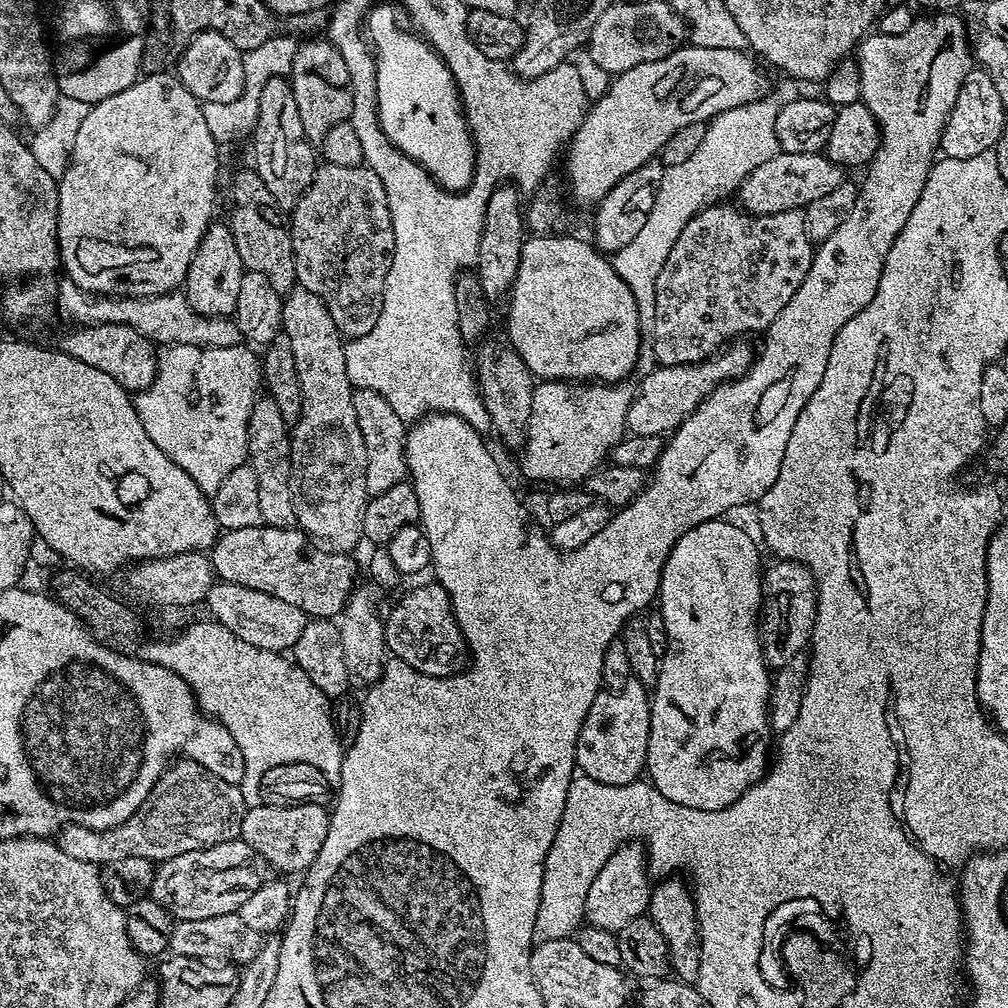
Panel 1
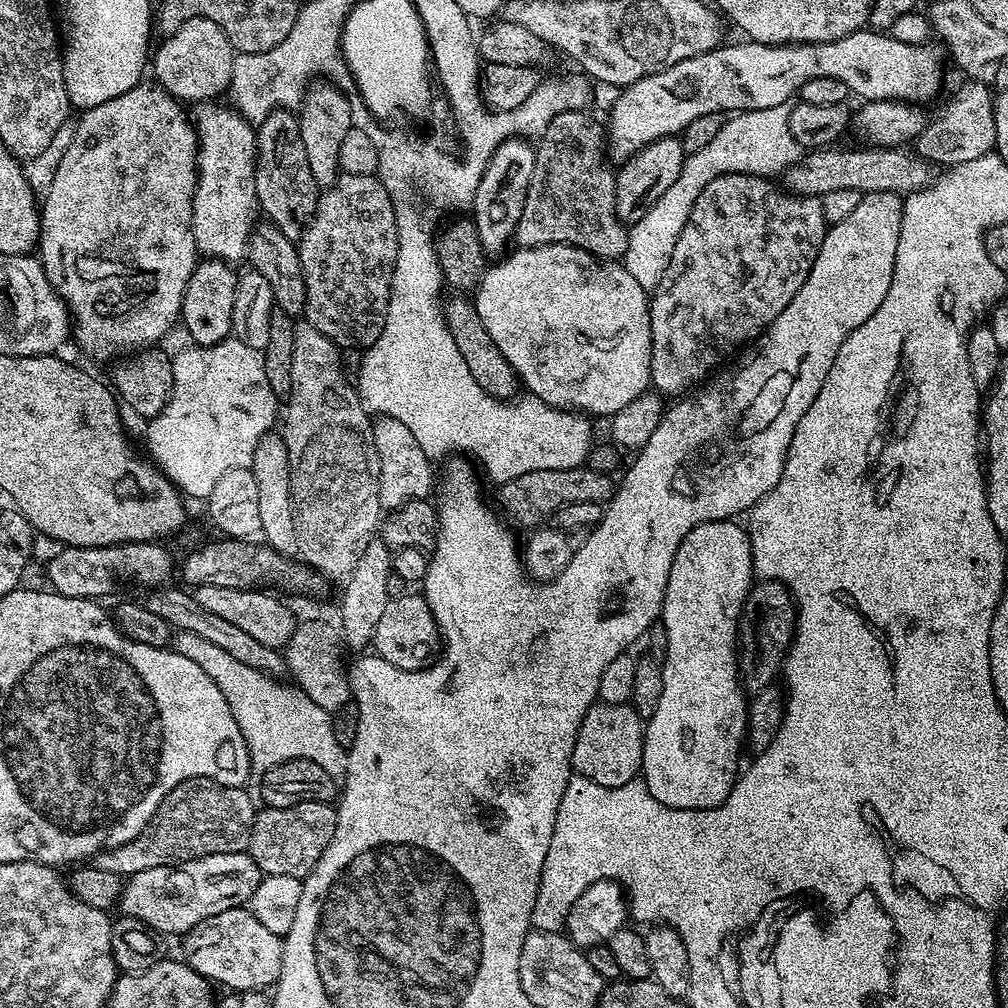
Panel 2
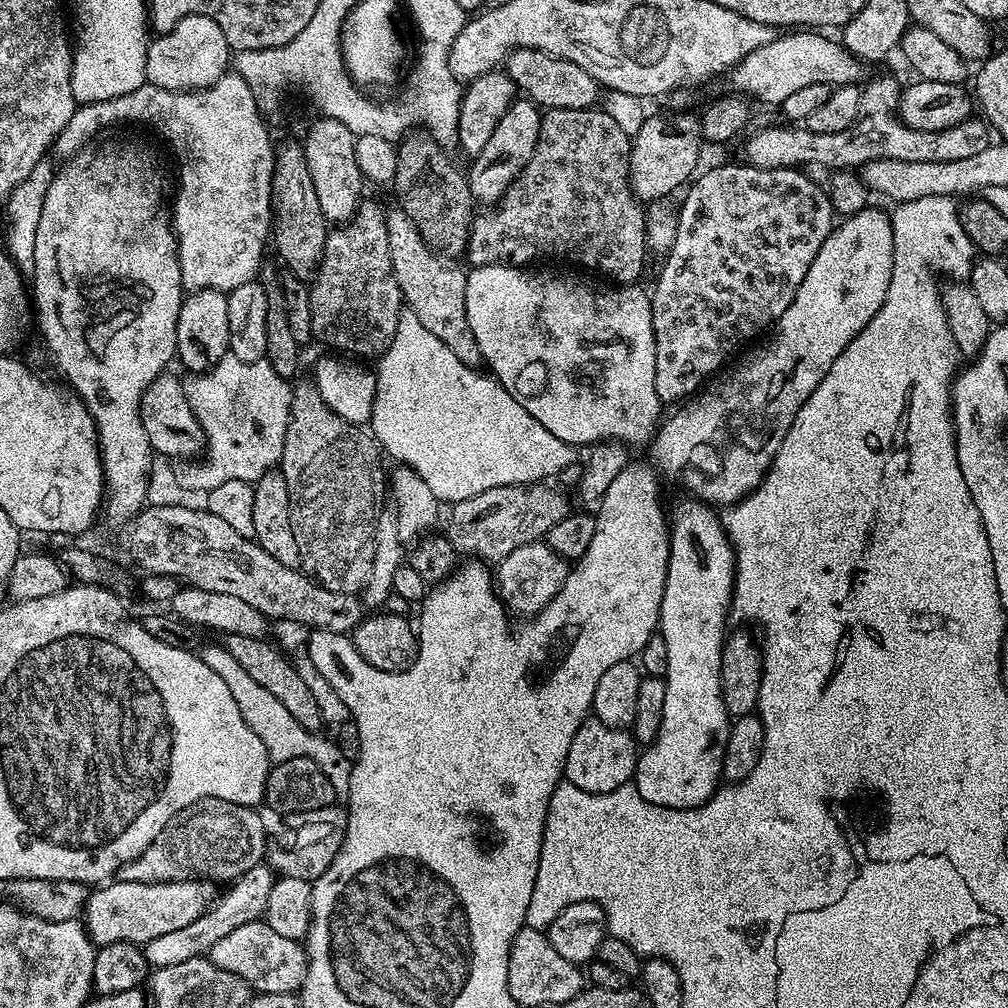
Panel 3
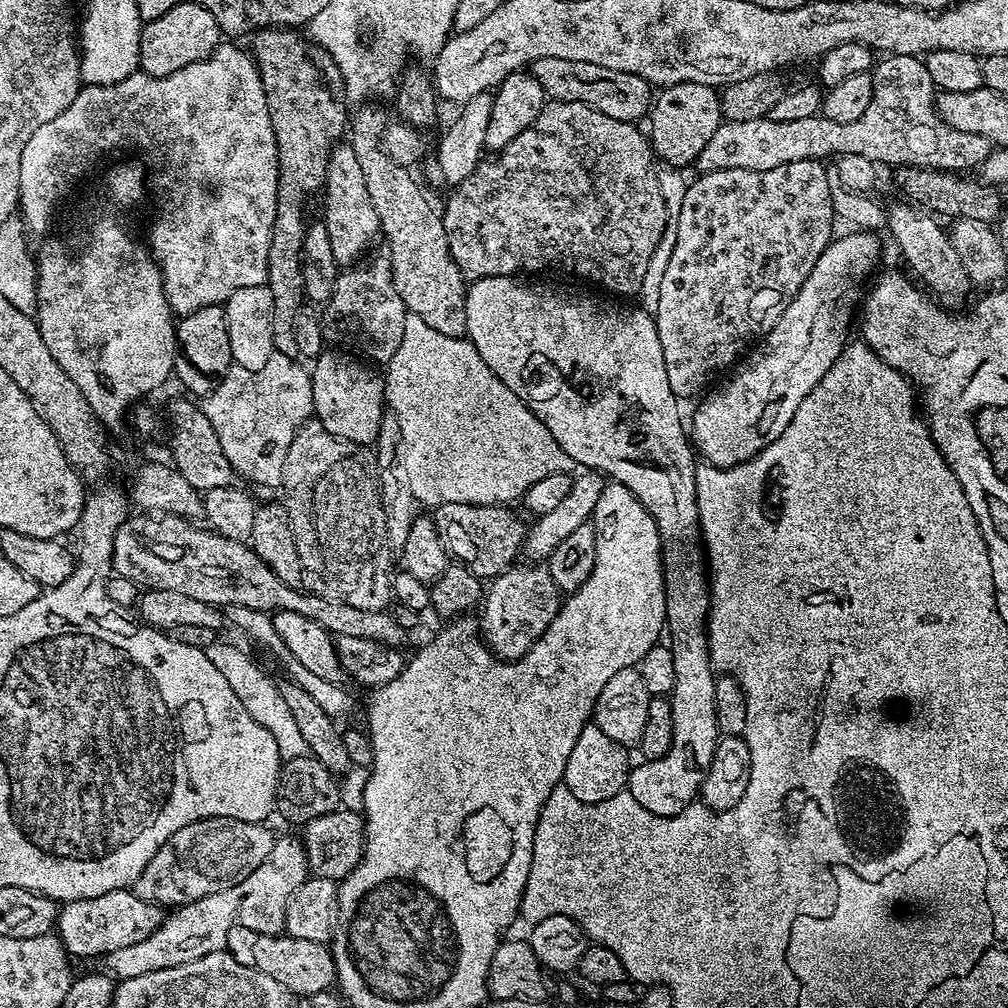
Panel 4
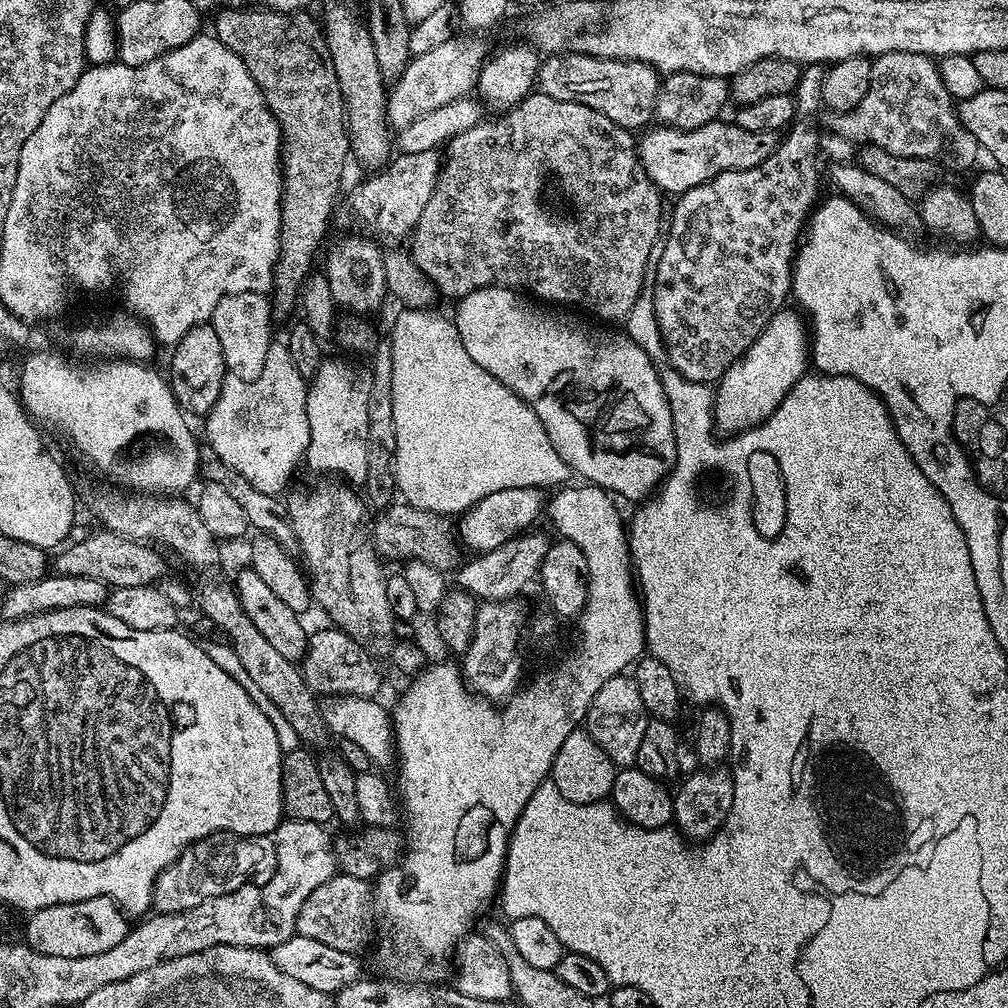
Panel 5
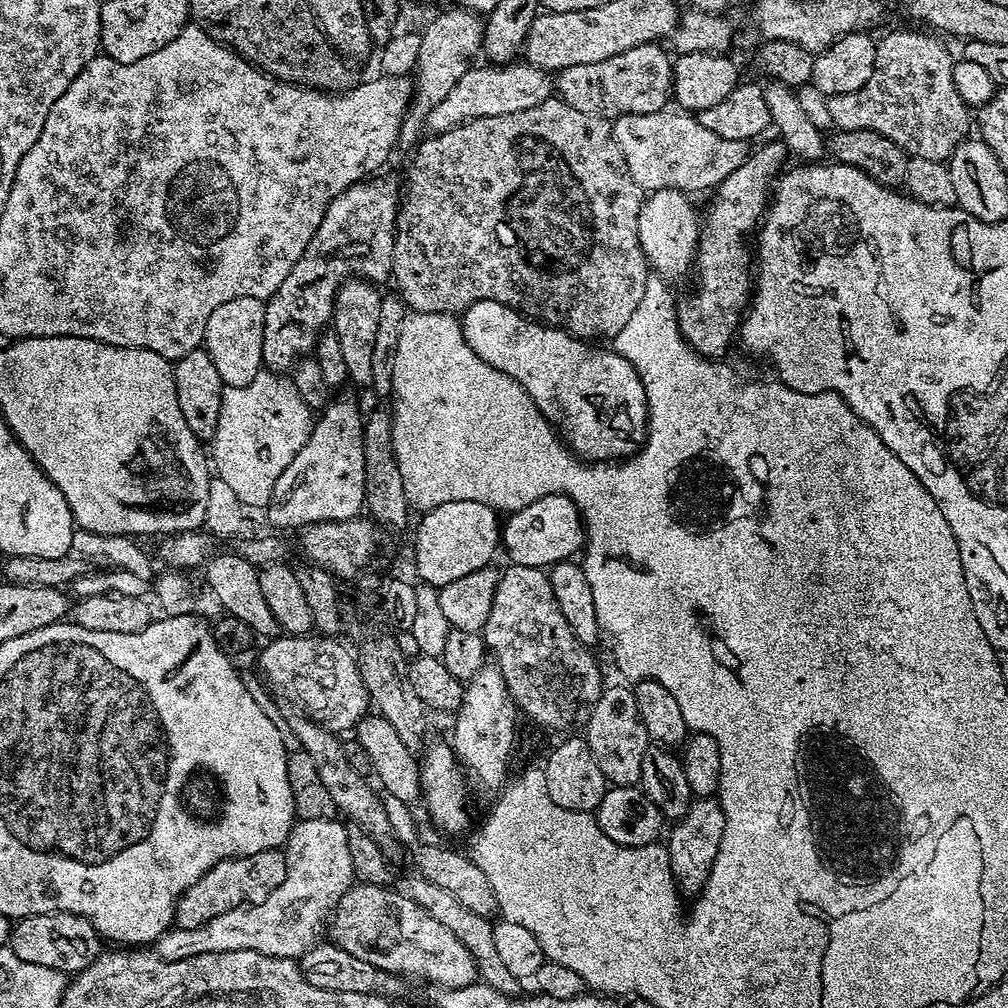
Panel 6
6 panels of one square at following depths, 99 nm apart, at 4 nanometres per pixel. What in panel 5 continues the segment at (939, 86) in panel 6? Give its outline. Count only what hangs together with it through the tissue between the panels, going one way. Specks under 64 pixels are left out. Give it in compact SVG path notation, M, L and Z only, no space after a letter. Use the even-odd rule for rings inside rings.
M887 52L885 56L878 56L872 60L872 85L866 98L858 102L853 112L829 115L827 131L852 141L856 146L873 144L889 148L891 152L899 152L902 156L917 156L920 160L935 160L944 166L953 164L956 168L968 168L975 162L976 155L981 155L982 149L976 143L974 134L960 127L959 119L955 115L947 116L940 109L944 103L949 103L949 100L950 97L940 82L937 61L933 57L909 52ZM904 104L912 104L912 120L904 116Z

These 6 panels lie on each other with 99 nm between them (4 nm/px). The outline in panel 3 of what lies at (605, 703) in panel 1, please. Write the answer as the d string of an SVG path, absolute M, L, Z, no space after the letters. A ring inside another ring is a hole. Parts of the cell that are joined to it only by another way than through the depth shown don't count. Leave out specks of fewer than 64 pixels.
M595 718L578 724L578 734L570 742L570 754L564 759L563 779L587 792L609 792L618 790L635 777L638 745L631 731L611 728Z

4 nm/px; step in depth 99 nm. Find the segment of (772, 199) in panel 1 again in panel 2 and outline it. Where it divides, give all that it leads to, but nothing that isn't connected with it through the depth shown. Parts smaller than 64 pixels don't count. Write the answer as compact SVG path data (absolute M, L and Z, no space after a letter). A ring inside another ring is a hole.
M840 146L809 151L803 162L790 165L783 173L783 187L793 196L821 197L830 194L830 190L858 190L862 194L865 192L907 194L922 190L934 179L933 165L915 151L905 150L903 147L859 147L853 152L843 152Z

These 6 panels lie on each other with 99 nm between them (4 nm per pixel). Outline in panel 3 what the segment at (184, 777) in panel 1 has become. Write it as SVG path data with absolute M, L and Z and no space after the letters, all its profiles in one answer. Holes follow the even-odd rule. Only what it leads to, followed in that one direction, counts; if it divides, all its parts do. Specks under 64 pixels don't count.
M199 800L183 808L130 862L118 873L126 882L178 882L179 880L225 880L231 882L258 866L266 856L264 820L255 807L247 808L225 800Z

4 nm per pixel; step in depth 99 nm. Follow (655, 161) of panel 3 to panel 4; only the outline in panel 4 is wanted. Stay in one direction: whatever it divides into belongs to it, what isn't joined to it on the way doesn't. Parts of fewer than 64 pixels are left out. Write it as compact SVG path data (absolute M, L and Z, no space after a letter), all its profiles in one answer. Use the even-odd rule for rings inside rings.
M698 82L670 84L659 89L650 108L652 151L668 164L680 168L683 164L699 161L700 152L714 138L714 130L722 122L720 115L720 92L713 85Z

